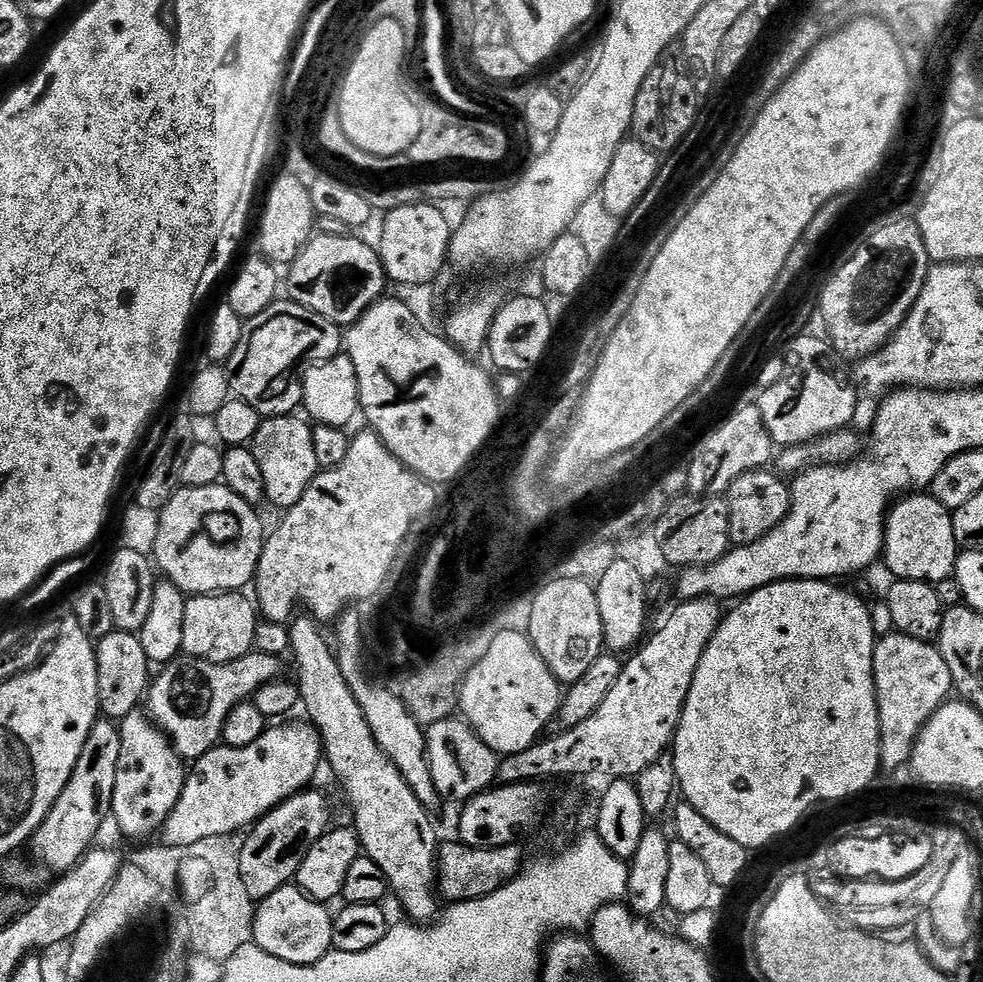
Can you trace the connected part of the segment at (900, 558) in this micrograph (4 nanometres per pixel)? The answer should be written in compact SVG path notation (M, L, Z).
M908 494L897 499L888 510L888 519L884 521L884 551L882 564L885 564L897 580L913 580L935 585L943 580L953 579L956 570L958 549L954 542L952 514L931 494Z

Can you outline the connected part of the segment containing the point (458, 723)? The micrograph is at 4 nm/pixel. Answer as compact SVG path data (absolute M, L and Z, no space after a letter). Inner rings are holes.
M453 718L427 725L428 761L434 774L434 786L445 801L459 796L471 798L497 783L496 772L500 769L501 757L463 719Z

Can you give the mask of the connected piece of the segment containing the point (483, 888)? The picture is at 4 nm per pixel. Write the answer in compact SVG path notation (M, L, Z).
M459 842L441 843L438 848L439 895L445 901L457 904L463 900L494 894L494 890L498 890L520 873L526 860L526 855L524 856L520 847L519 843L508 844L505 848L471 848Z

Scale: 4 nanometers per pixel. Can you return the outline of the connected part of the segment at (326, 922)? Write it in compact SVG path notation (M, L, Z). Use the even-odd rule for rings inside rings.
M295 883L274 890L256 906L252 927L252 943L266 954L274 954L282 962L291 964L317 964L323 956L333 951L331 911L323 904L312 900Z

